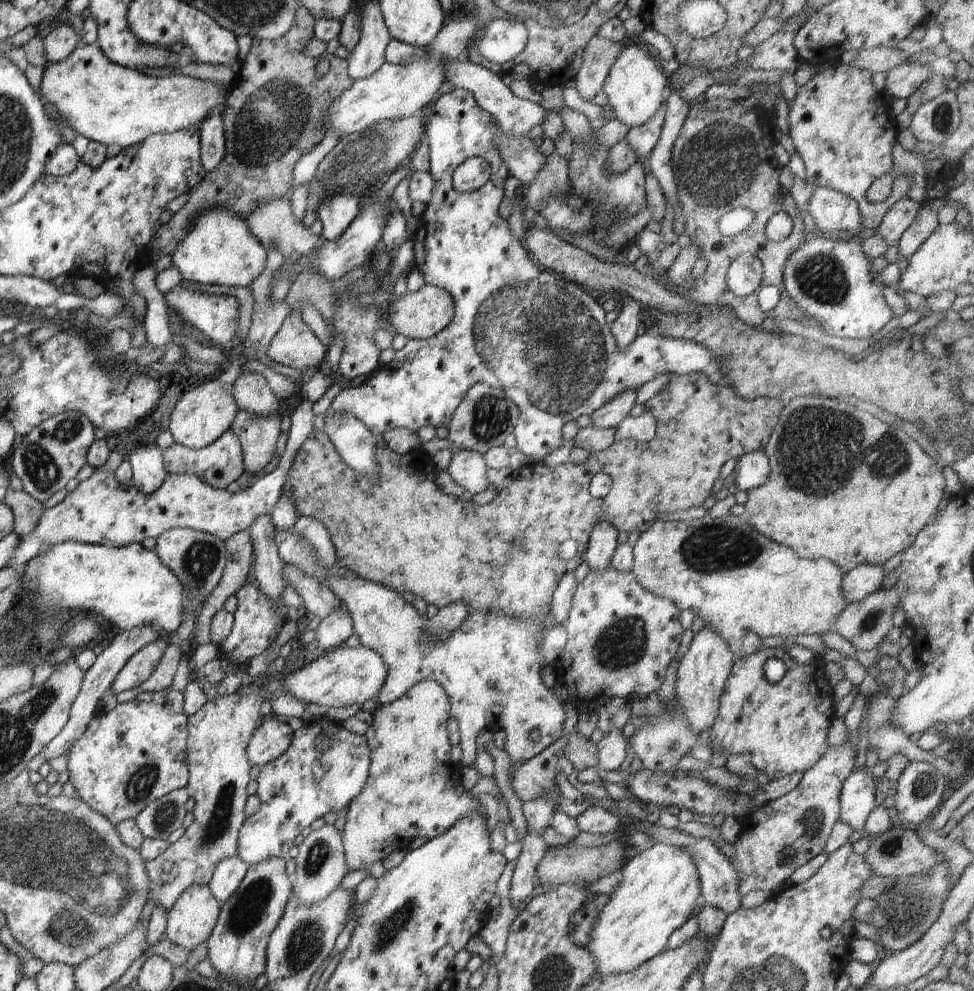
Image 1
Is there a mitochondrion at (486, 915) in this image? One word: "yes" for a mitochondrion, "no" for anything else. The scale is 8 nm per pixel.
no

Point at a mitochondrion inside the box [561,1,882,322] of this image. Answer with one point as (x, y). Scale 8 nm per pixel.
(724, 162)

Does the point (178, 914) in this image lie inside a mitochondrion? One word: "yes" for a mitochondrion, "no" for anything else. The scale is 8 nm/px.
no

